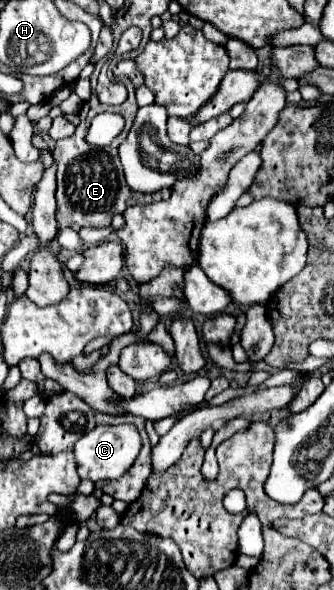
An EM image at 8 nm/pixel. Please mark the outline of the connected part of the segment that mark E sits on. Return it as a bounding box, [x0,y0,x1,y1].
[53,58,171,228]

